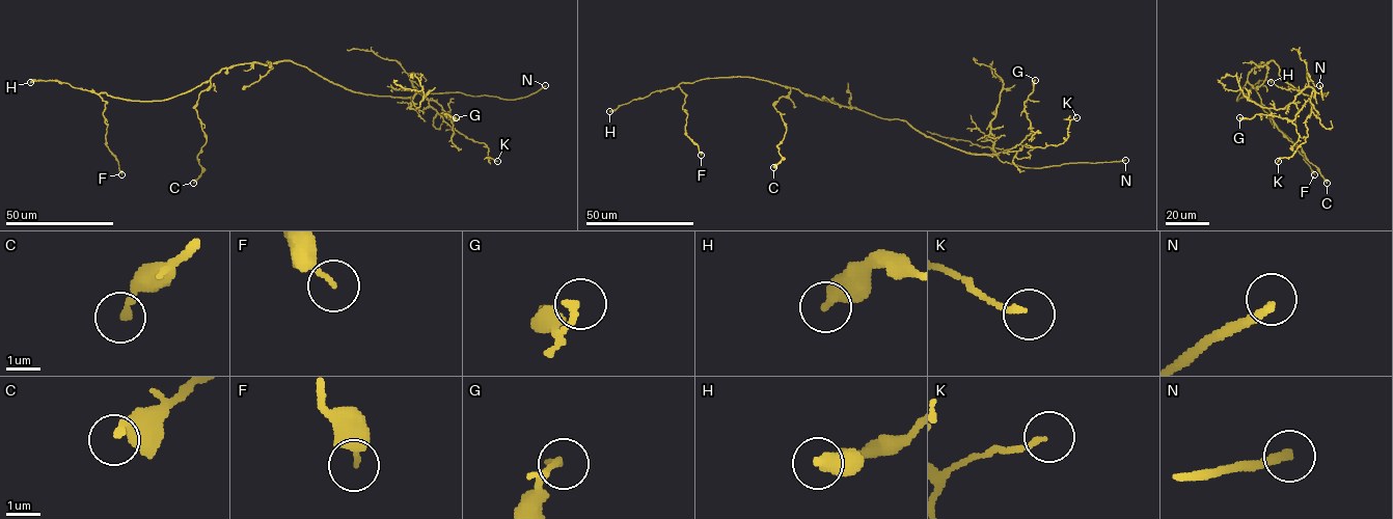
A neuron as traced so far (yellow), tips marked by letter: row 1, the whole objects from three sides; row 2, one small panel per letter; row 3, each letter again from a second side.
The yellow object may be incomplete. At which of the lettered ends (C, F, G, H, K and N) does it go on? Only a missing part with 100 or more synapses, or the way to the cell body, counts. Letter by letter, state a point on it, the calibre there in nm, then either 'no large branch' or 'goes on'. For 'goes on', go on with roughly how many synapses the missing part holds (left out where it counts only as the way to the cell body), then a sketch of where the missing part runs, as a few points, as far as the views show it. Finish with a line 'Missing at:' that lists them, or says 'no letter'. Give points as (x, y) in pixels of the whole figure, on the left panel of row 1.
C: at (193, 183); 190 nm thick; no large branch
F: at (121, 174); 160 nm thick; no large branch
G: at (456, 117); 200 nm thick; no large branch
H: at (30, 82); 500 nm thick; no large branch
K: at (497, 161); 150 nm thick; no large branch
N: at (545, 85); 240 nm thick; goes on; missing branch runs (545, 85), (561, 66)
Missing at: N

